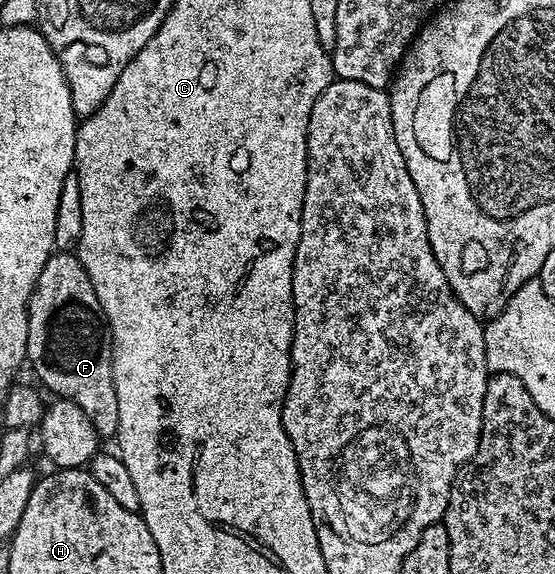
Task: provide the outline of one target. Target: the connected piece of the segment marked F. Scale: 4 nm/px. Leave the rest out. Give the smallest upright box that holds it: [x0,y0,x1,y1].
[29,249,121,436]

